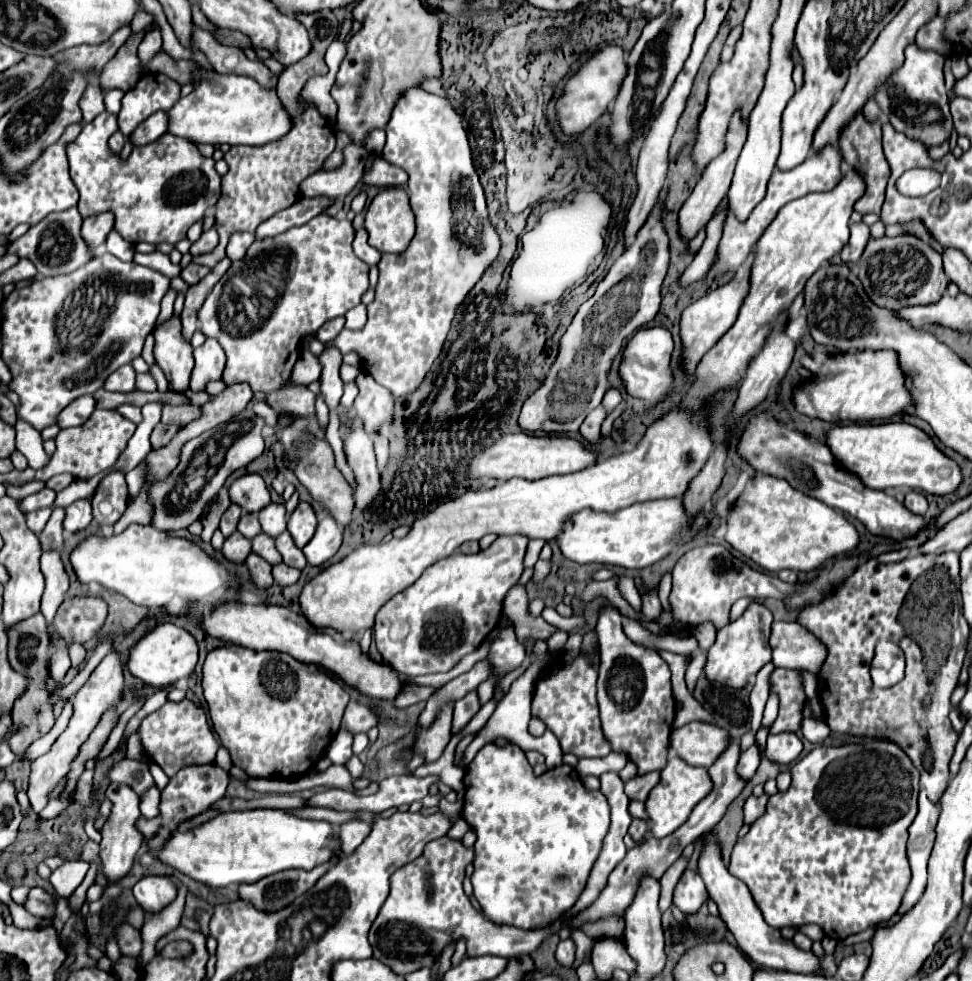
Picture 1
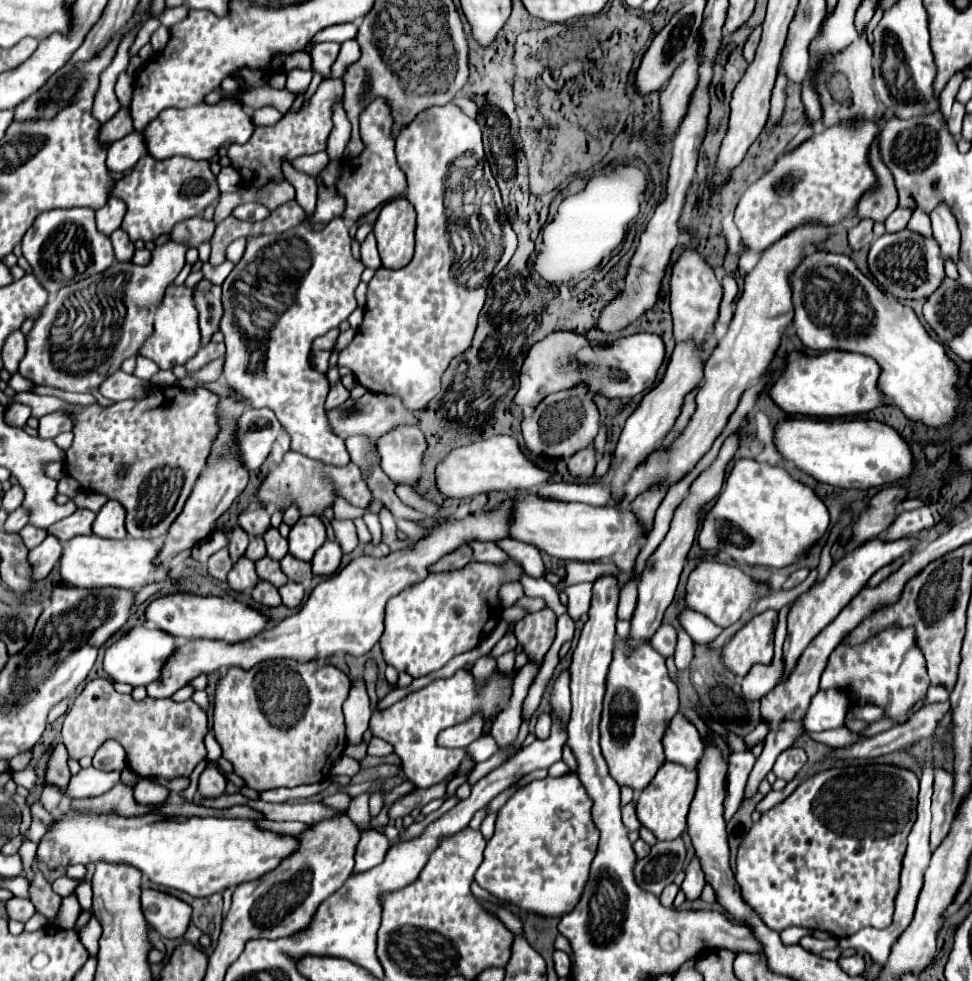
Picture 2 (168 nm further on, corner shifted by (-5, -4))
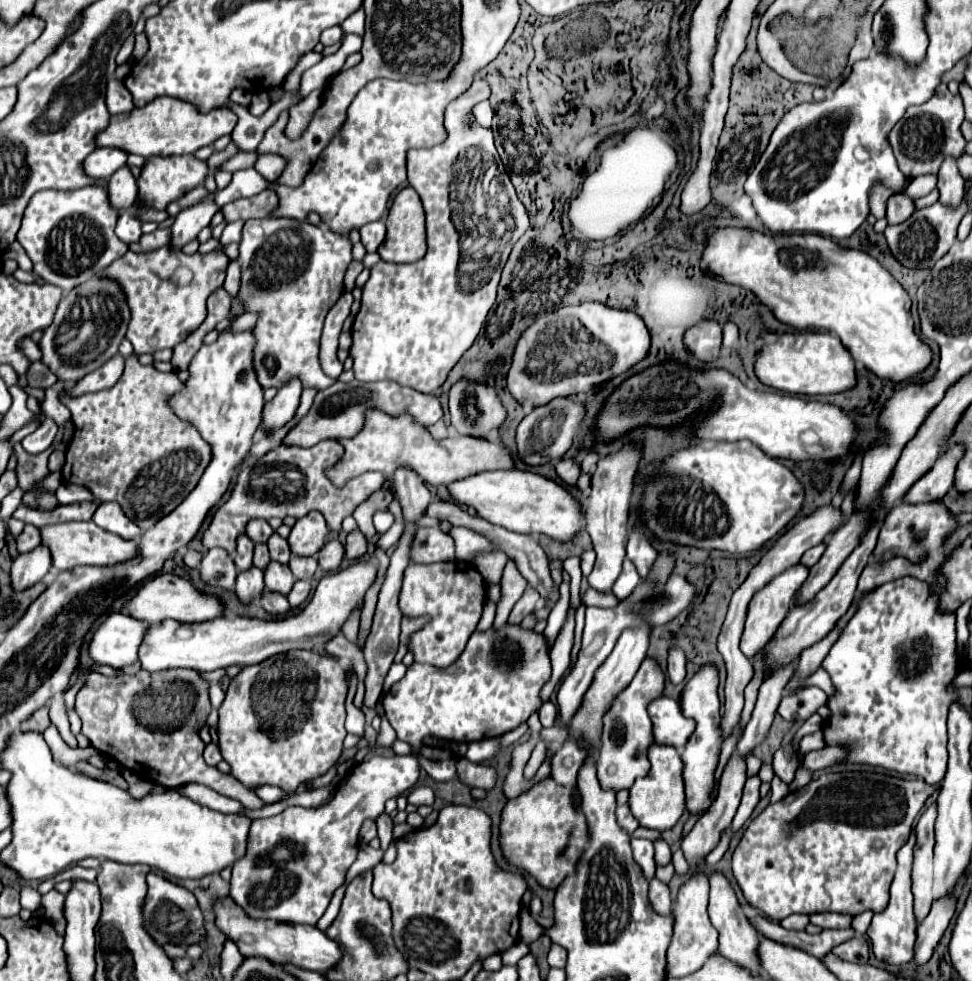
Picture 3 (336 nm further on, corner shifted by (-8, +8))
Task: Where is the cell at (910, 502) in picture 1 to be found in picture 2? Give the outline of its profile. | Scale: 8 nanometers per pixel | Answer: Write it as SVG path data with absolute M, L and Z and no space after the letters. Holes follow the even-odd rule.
M924 504L916 510L910 510L910 512L902 512L894 524L888 528L886 534L882 534L880 538L882 540L894 540L894 538L910 538L910 534L918 534L918 530L924 530L924 528L930 528L934 524L934 518L932 518L932 512L930 508Z

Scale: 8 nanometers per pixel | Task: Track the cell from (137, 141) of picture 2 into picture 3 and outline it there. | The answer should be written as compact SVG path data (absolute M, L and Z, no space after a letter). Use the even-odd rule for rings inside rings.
M93 150L83 160L83 172L93 180L107 180L115 170L125 166L125 162L127 154L121 154L121 150Z

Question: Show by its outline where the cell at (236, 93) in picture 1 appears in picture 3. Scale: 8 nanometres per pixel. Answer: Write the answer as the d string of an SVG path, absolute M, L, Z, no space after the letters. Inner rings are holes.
M155 98L143 108L133 108L131 112L111 116L109 126L95 136L95 148L119 148L127 154L137 154L143 158L183 156L213 144L223 134L231 134L236 124L237 116L229 108L199 114L197 108L191 108L191 104L183 100Z

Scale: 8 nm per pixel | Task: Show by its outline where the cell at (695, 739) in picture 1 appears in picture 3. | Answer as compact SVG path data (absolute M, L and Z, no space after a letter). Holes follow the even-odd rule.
M661 696L649 702L647 712L653 722L653 740L657 744L669 744L681 750L681 746L693 732L693 720L681 714L679 702Z

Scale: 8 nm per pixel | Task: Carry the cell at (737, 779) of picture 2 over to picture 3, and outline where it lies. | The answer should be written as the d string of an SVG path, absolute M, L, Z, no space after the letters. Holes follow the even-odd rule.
M733 754L731 760L727 762L725 770L723 770L723 776L721 776L721 784L719 784L719 796L717 800L709 806L709 810L697 820L697 824L693 826L693 830L683 838L683 854L689 862L689 866L697 866L699 860L703 860L719 842L719 836L725 828L729 828L729 822L733 820L735 812L737 812L737 806L739 806L739 800L741 800L741 790L743 790L743 784L745 784L747 776L745 776L745 762L739 754Z

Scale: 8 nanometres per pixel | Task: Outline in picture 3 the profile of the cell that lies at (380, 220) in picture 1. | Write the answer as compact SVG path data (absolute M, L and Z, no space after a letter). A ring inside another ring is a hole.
M411 186L403 188L403 190L395 196L385 224L387 224L387 238L385 238L385 242L383 242L383 244L379 246L379 250L377 250L383 262L407 264L407 262L419 260L419 258L427 252L427 240L425 240L425 212L423 212L421 198L417 196L417 192L415 192Z

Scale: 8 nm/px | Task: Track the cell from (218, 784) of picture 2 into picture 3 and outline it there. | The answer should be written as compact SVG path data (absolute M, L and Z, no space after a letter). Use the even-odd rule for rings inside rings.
M209 742L209 744L205 746L203 756L205 756L205 762L207 762L209 766L217 766L217 764L223 760L223 758L221 758L221 752L219 752L219 746L217 746L215 742Z

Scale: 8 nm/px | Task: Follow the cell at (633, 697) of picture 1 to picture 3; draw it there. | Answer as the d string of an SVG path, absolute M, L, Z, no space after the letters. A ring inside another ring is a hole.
M645 658L641 668L637 670L631 684L617 696L613 702L609 714L603 718L603 736L599 744L599 756L597 756L597 778L601 782L603 790L625 790L631 788L633 782L649 772L649 760L647 760L647 746L653 744L653 732L649 714L645 710L645 704L649 704L653 698L661 696L663 692L663 672L657 666L655 660Z

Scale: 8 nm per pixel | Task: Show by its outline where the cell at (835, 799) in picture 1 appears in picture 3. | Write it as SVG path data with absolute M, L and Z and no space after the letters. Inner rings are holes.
M829 772L829 774L821 774L817 780L811 780L801 792L791 792L787 794L781 802L777 804L769 804L745 830L739 846L733 852L733 874L735 880L739 882L747 902L759 910L763 910L771 920L781 922L783 918L791 916L791 914L815 914L815 912L839 912L839 914L851 914L857 916L865 910L873 910L873 912L881 912L885 910L887 902L889 902L889 886L893 880L893 874L897 870L897 860L895 854L897 850L909 840L909 832L913 826L915 816L919 814L919 810L923 808L923 804L927 802L927 798L931 798L935 792L939 792L941 786L929 786L923 780L903 780L903 778L893 778L887 774L877 774L877 772Z

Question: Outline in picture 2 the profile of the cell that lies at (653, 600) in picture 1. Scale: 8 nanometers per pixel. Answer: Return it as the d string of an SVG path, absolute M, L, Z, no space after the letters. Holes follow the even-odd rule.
M662 622L662 626L656 630L656 634L650 640L650 644L664 658L672 656L674 654L674 646L676 646L676 630L674 630L674 626L668 624L668 622Z

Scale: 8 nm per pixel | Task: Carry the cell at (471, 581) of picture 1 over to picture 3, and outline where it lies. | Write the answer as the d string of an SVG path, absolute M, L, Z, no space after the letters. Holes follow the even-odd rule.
M439 562L439 564L409 566L409 570L405 570L399 608L405 616L431 618L431 622L423 630L411 636L409 650L415 654L415 660L437 668L451 666L465 650L469 636L475 632L483 604L485 604L485 582L469 562Z

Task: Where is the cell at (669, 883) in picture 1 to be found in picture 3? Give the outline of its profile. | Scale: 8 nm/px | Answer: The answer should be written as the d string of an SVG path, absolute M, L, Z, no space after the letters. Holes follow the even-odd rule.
M653 878L649 882L649 904L653 908L653 912L657 912L659 916L669 916L671 914L671 894L669 894L669 886L659 882L657 878Z

